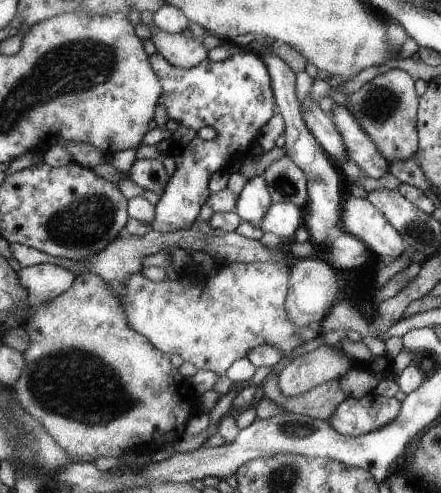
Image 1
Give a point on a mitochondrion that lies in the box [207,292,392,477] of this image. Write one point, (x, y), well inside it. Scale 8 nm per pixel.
(294, 429)

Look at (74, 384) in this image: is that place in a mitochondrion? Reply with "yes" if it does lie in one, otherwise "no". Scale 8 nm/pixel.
yes

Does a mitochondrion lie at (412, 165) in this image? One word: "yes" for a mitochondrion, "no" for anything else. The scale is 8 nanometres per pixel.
no

